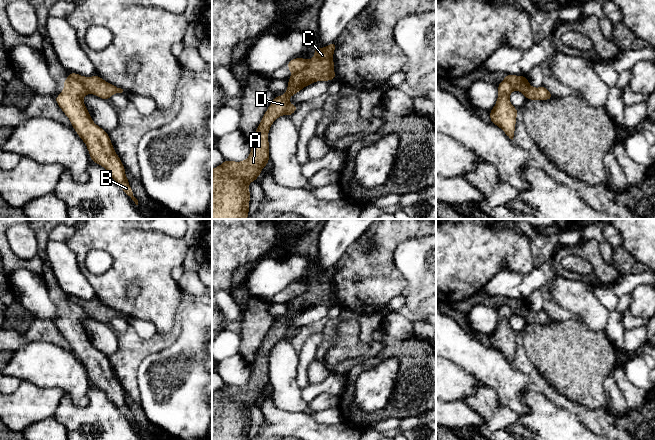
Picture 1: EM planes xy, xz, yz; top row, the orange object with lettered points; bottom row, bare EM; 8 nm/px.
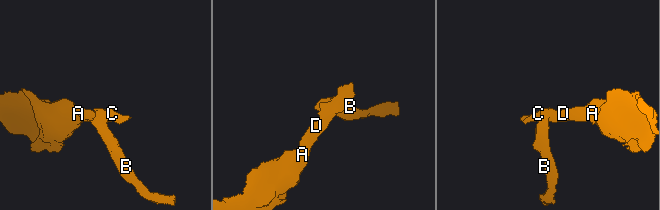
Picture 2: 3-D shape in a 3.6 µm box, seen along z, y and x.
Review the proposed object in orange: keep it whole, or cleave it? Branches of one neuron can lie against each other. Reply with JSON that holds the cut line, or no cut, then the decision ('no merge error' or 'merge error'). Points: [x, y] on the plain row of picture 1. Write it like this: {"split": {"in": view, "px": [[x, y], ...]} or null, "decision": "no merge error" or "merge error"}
{"split": {"in": "xy", "px": [[69, 299], [79, 305], [89, 317]]}, "decision": "merge error"}

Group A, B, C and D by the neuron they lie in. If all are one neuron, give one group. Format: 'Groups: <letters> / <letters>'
Groups: A C D / B

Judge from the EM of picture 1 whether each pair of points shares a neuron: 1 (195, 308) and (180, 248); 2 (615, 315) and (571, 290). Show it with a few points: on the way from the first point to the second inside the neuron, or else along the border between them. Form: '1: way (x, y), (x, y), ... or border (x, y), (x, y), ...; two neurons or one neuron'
1: border (183, 304), (178, 317); two neurons
2: border (609, 311), (607, 326), (604, 331); two neurons

